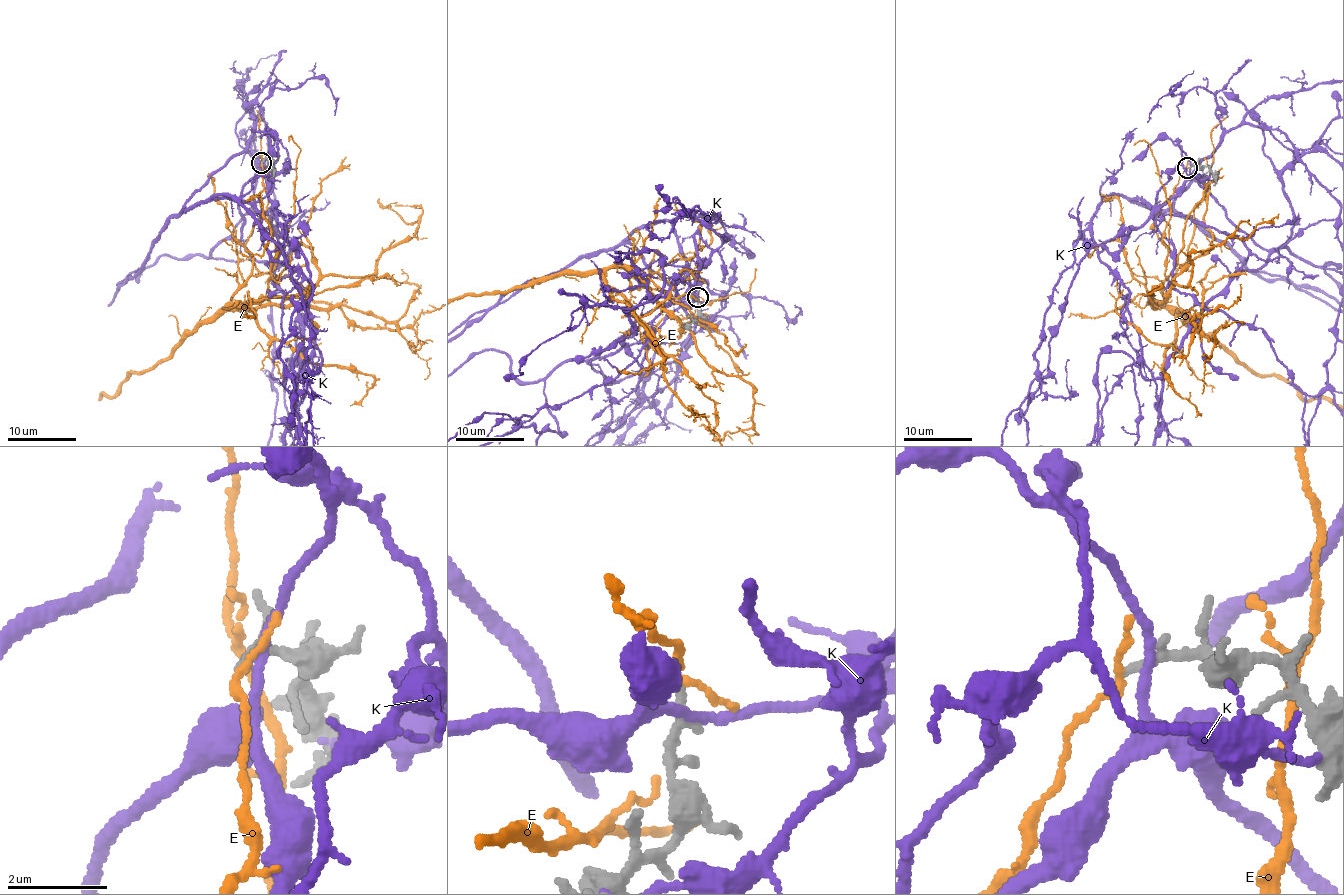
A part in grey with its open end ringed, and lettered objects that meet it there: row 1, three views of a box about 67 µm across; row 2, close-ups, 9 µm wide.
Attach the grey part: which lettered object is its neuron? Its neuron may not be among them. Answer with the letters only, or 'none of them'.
none of them

